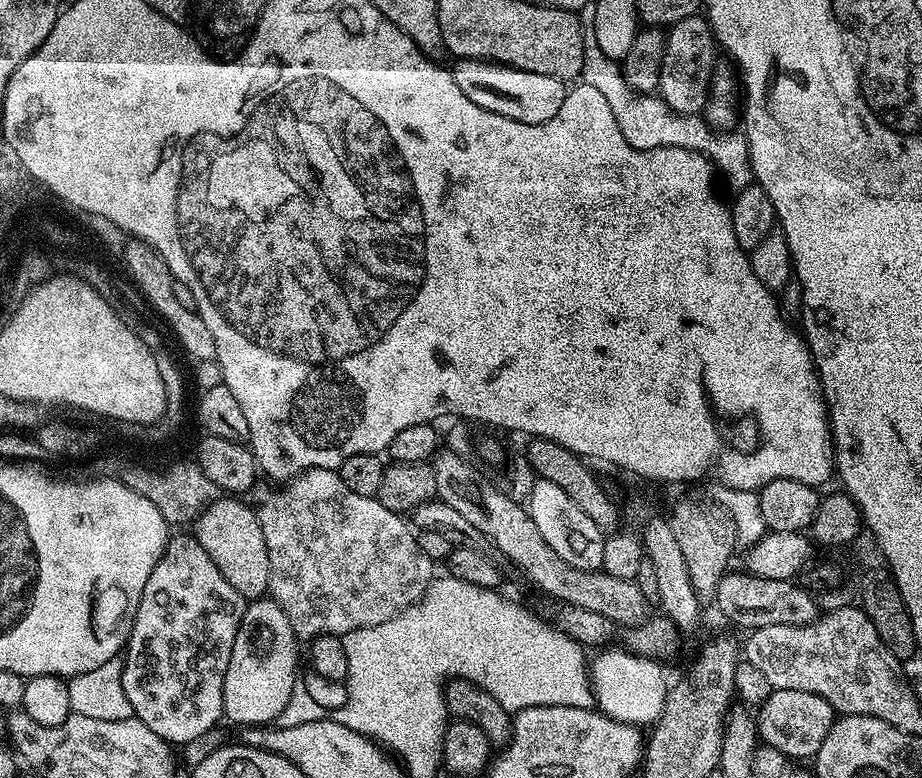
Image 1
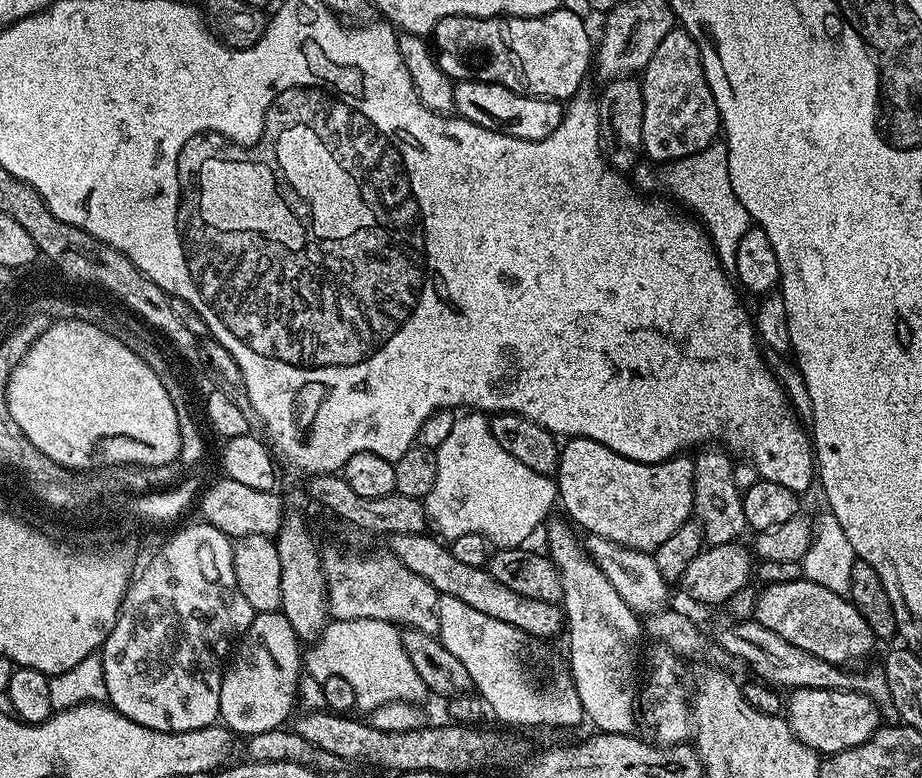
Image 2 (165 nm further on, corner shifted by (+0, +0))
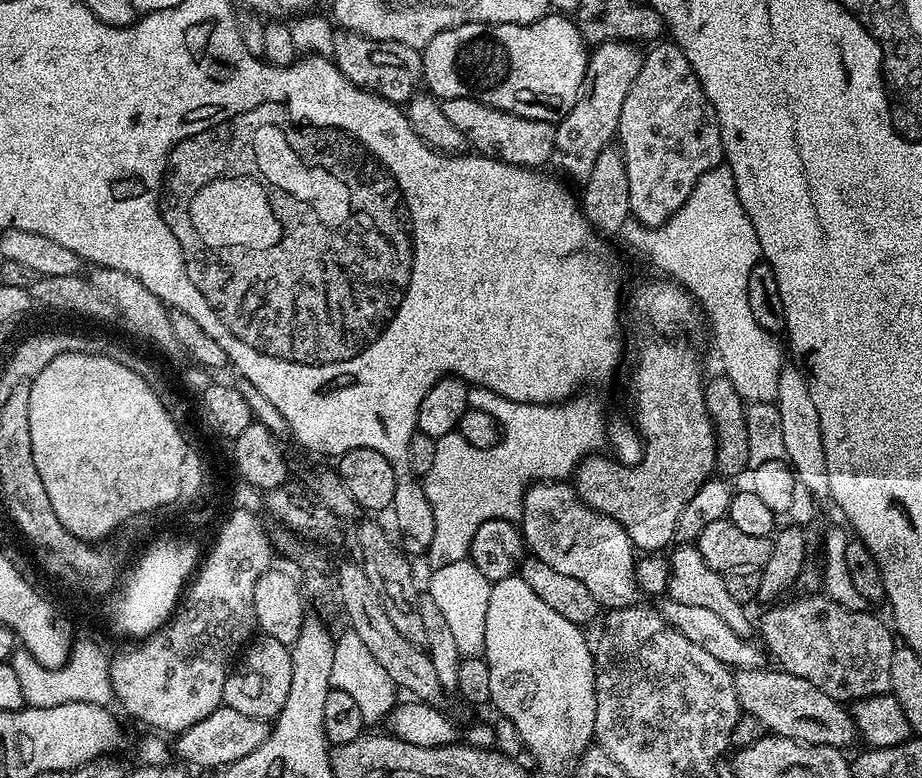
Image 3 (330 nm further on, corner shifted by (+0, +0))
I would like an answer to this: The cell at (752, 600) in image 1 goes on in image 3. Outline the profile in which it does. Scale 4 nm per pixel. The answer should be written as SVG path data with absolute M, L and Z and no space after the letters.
M818 594L818 596L800 596L797 600L789 599L787 602L777 603L775 606L769 607L768 612L761 618L760 624L758 620L758 636L766 647L766 652L769 657L772 656L777 660L775 663L779 665L781 669L790 674L798 674L798 678L806 678L806 682L812 683L813 686L818 686L818 690L822 690L822 694L830 694L830 698L841 702L855 702L858 700L864 700L868 696L883 696L891 693L892 683L890 682L890 658L894 658L894 650L898 647L897 641L894 639L894 632L887 623L883 624L876 616L871 616L871 611L855 612L854 610L844 609L826 596L825 594Z

